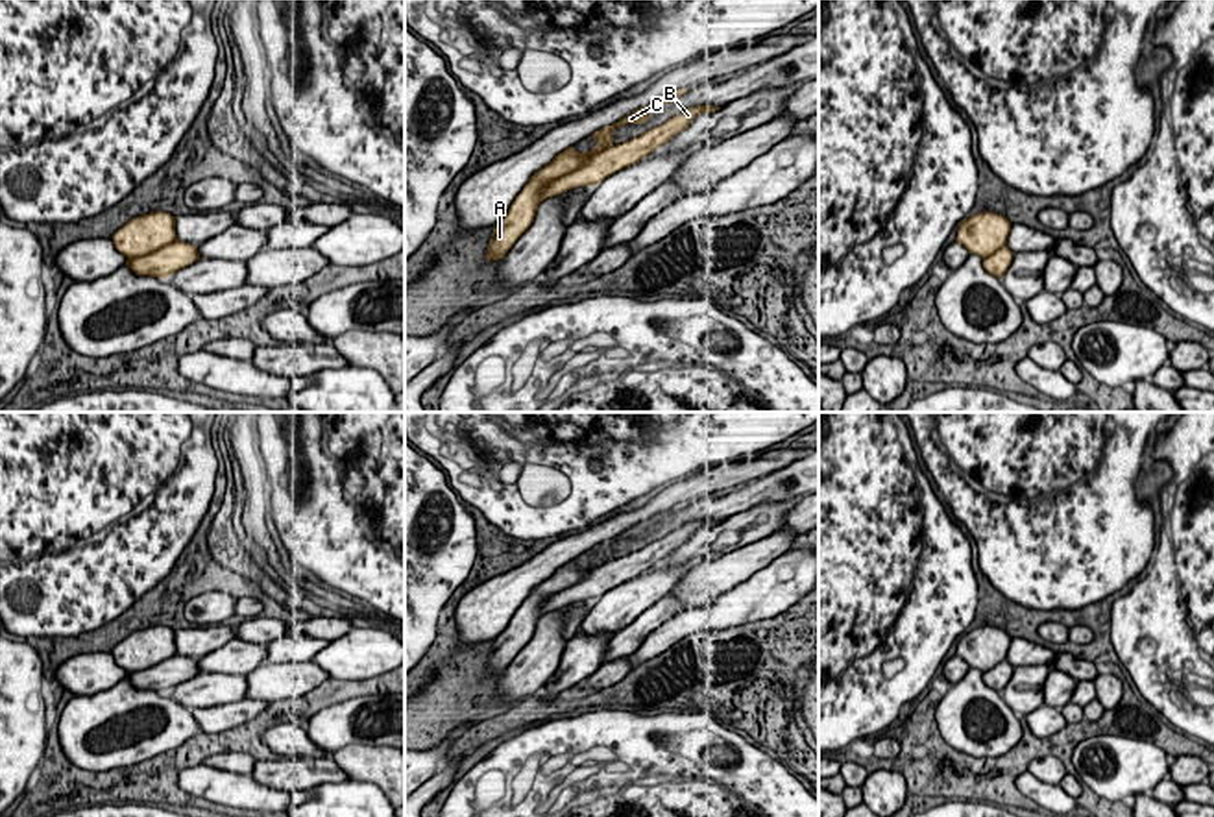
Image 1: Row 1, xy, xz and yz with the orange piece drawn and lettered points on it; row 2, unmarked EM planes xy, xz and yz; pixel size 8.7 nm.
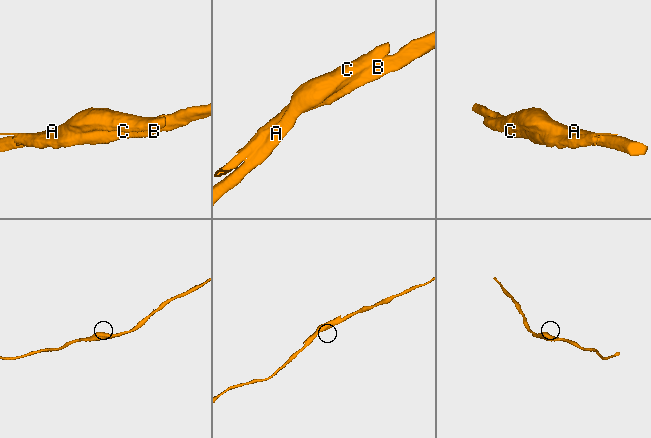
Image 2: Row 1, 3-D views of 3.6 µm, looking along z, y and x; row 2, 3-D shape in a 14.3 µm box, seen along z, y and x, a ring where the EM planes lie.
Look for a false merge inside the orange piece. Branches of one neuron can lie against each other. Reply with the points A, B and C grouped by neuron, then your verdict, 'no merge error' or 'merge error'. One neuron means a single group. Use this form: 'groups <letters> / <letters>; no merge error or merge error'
groups A C / B; merge error

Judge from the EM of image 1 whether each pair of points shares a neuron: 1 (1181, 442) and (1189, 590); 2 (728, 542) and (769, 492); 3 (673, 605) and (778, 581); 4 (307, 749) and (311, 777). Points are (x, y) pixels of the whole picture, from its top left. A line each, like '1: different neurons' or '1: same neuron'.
1: same neuron
2: different neurons
3: different neurons
4: different neurons

